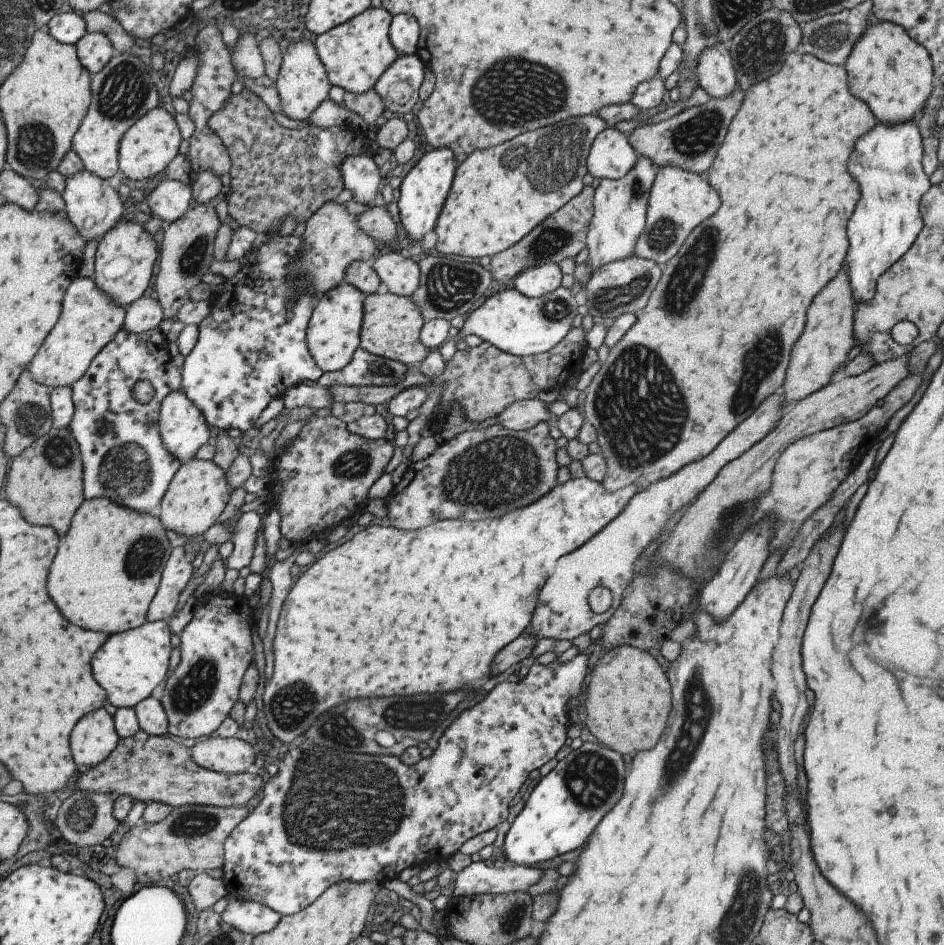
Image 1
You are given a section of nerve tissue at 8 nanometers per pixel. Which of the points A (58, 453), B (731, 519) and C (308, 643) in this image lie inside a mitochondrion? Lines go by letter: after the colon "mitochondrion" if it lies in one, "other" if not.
A: mitochondrion
B: mitochondrion
C: other

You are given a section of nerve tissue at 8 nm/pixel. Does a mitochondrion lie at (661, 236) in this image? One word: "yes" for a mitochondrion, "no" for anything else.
yes

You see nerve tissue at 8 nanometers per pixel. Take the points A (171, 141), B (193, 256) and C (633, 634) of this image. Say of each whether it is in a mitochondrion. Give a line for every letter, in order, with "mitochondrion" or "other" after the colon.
A: other
B: mitochondrion
C: other

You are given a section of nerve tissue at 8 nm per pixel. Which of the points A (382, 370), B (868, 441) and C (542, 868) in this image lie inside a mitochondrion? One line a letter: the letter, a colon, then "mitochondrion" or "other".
A: mitochondrion
B: other
C: other

